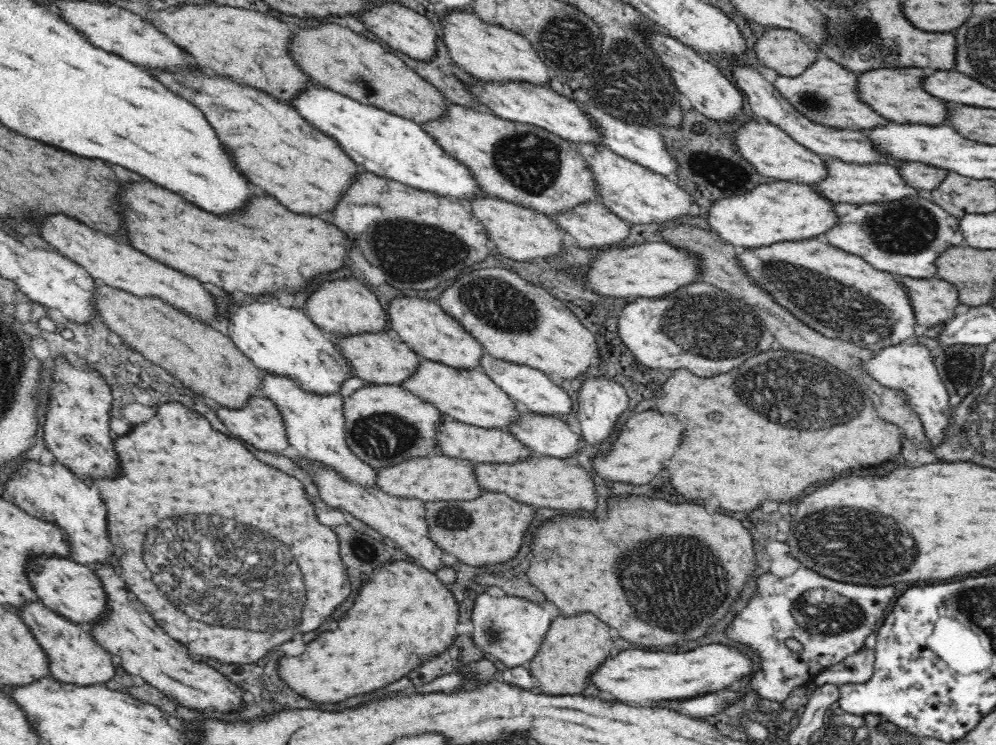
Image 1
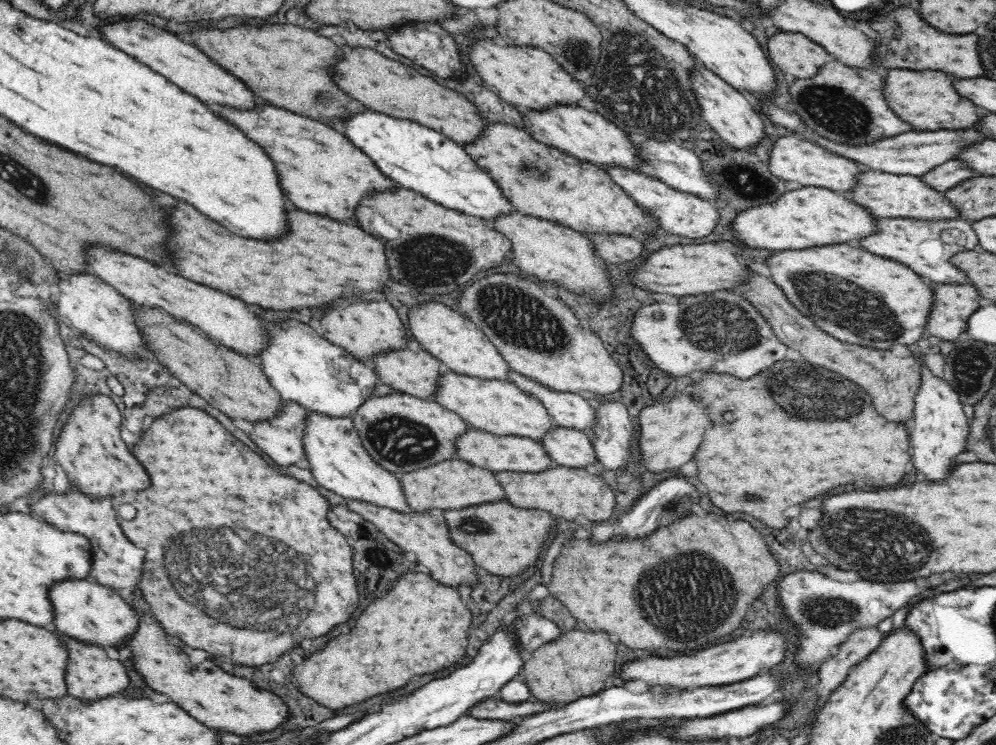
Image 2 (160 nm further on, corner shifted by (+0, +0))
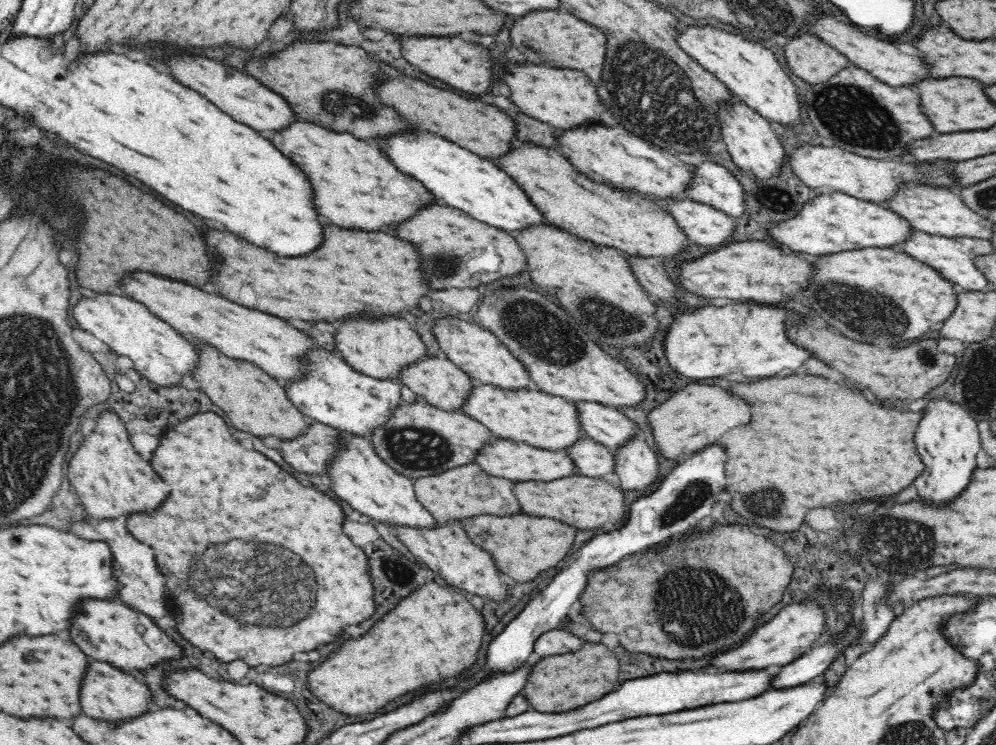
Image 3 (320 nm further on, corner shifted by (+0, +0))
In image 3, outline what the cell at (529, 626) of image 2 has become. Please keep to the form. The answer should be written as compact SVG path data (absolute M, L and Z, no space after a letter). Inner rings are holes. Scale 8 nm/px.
M552 629L536 639L533 652L535 656L542 657L568 654L577 651L583 644L584 641L570 631Z

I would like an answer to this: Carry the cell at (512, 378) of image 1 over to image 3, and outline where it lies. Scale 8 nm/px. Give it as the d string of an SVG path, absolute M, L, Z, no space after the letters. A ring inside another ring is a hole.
M577 402L581 428L596 442L616 451L636 437L642 437L638 423L635 423L616 407L604 406L598 402Z

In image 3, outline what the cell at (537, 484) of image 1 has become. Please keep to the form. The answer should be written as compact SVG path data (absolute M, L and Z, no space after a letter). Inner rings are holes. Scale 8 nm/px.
M583 475L560 478L554 482L518 482L514 495L523 512L536 518L552 518L580 530L598 529L606 523L618 528L628 520L628 508L624 503L624 492L602 479Z

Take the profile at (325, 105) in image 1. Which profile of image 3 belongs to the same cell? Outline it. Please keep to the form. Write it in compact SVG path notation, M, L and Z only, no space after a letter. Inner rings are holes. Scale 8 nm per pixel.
M404 133L382 139L376 144L385 151L398 170L420 180L443 204L460 209L485 225L515 234L547 224L530 197L496 162L474 154L436 133Z

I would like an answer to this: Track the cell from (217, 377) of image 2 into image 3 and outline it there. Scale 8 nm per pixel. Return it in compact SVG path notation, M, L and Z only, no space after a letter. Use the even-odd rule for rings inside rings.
M194 341L194 345L199 352L199 363L192 381L223 410L229 424L238 430L252 432L258 438L276 436L282 441L301 437L308 432L311 420L296 408L285 388L272 375L253 362L228 358L204 341Z

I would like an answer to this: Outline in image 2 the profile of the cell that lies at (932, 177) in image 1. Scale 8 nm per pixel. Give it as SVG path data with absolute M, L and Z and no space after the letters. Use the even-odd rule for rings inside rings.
M958 158L944 162L944 164L933 168L921 178L934 190L945 193L961 182L976 176L979 176L977 170Z

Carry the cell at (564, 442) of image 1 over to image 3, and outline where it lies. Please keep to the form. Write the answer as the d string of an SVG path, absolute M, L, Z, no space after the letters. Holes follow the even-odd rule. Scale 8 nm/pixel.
M584 439L566 450L574 460L579 475L598 478L616 472L616 454L594 439Z

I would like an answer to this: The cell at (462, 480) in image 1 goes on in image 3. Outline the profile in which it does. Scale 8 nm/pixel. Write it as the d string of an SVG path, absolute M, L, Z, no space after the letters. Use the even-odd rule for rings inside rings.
M477 463L458 466L438 474L413 479L416 498L426 510L432 513L438 524L446 526L452 520L466 520L476 516L518 516L524 514L518 504L519 500L514 495L515 482L510 482L502 477L494 477L486 473Z

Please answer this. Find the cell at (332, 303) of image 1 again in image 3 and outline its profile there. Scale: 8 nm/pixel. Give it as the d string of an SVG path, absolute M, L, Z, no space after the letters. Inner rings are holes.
M352 320L335 338L336 350L344 362L356 371L374 379L390 379L401 383L401 372L410 365L420 362L426 355L426 344L420 339L406 320Z

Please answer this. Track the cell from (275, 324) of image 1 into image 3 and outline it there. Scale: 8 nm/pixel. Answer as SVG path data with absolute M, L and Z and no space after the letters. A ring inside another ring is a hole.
M322 347L308 351L307 360L307 377L298 382L288 381L285 391L296 408L311 421L368 439L377 428L389 421L400 406L400 390L403 385L398 381L370 378L350 367L339 353Z

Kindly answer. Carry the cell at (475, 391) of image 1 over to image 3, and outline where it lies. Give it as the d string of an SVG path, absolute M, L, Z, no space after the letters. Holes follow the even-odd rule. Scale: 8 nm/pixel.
M476 382L463 406L463 413L481 422L496 438L524 442L539 449L566 451L578 441L590 439L581 428L574 402L535 387L506 390Z

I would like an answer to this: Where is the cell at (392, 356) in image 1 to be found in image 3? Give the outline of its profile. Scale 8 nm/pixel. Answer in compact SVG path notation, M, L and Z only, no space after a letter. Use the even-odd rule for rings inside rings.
M426 357L406 367L401 372L401 383L432 407L448 412L463 412L463 406L472 392L472 387L476 385L476 381L460 370L450 359L439 357Z

